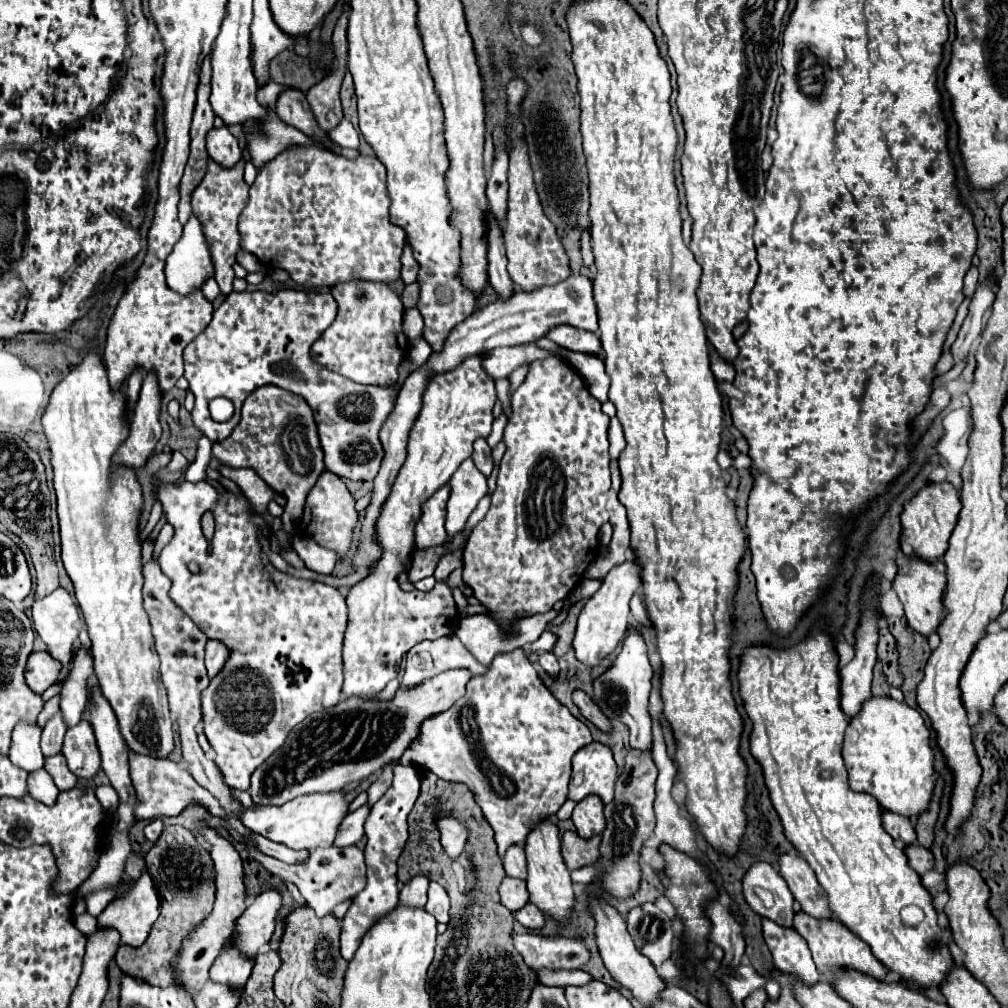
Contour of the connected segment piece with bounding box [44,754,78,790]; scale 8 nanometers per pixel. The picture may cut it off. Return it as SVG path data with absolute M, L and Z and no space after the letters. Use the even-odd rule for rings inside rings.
M56 754L56 756L46 758L44 768L46 768L48 774L54 778L54 784L58 786L58 790L70 790L70 788L74 788L76 782L78 782L76 774L70 772L70 768L68 768L68 764L66 764L66 760L64 760L62 754Z

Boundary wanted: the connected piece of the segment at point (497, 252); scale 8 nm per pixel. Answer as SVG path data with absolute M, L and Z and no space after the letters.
M488 216L488 276L490 284L498 294L498 300L508 300L512 292L516 292L516 286L512 284L512 278L506 270L506 256L504 256L504 240L502 230L498 224Z

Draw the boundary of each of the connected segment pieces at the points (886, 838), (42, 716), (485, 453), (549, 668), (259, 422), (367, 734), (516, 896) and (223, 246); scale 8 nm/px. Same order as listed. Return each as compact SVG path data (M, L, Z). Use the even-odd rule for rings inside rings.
M818 620L798 646L776 650L768 644L754 644L746 648L740 656L738 682L744 710L752 720L750 754L762 766L764 782L784 826L784 834L816 872L816 878L828 896L828 908L846 928L850 928L850 932L872 948L874 956L890 972L896 972L902 980L916 984L920 990L942 988L948 974L954 970L954 958L944 936L938 936L944 934L944 928L938 924L932 896L922 886L920 876L908 866L904 850L898 848L892 836L882 828L880 804L876 798L866 792L852 792L846 786L840 746L848 716L840 708L842 678L834 638L826 632L826 620ZM910 904L924 910L924 920L916 926L906 926L900 920L900 908Z
M60 694L52 697L49 701L46 702L42 712L38 715L37 723L41 728L43 728L46 722L52 717L56 712L58 712L58 706L60 703Z
M484 438L476 440L476 444L474 444L474 452L472 452L472 460L474 460L474 464L476 464L476 468L478 468L480 472L484 472L486 476L490 476L494 462L492 462L490 448L488 448L488 444L486 444Z
M542 652L540 656L538 656L538 664L548 672L548 674L552 674L552 676L556 676L558 674L558 662L556 662L556 656L554 656L554 652Z
M256 388L242 406L240 424L226 440L212 444L212 456L224 466L254 468L274 492L286 496L288 502L282 514L284 528L276 536L280 540L280 548L288 548L288 536L296 534L296 524L302 516L306 494L324 472L324 456L318 440L314 412L308 402L284 388Z
M466 668L448 670L440 676L424 680L424 684L418 684L414 688L398 688L394 700L382 702L382 700L360 700L360 698L348 698L344 702L338 702L336 706L308 716L304 722L300 722L290 734L288 740L252 774L252 786L250 794L256 804L284 804L296 796L310 794L310 792L330 792L330 790L342 790L350 782L360 782L362 778L378 772L384 764L398 760L404 750L416 740L420 734L420 724L434 714L440 714L448 710L458 698L466 692L466 682L472 676L468 676Z
M506 876L498 888L500 892L500 902L510 910L516 912L520 910L526 902L528 902L528 890L526 890L526 882L524 880L516 880Z
M208 158L208 170L202 182L192 192L192 212L204 228L212 264L216 266L214 278L224 294L232 292L232 280L234 280L232 266L236 264L236 254L240 252L238 218L240 212L246 208L246 204L248 204L248 184L244 180L244 158L240 158L240 162L234 164L232 168L220 168L218 164L214 164L212 158Z

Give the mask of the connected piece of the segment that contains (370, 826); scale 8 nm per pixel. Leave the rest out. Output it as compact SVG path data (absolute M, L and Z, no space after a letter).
M394 766L394 782L386 790L386 794L372 806L372 812L366 820L366 888L352 900L346 916L342 918L342 934L340 934L340 950L344 958L352 958L362 942L362 936L388 912L392 912L398 904L398 888L396 888L396 860L408 840L408 824L406 818L418 798L420 776L412 766Z

